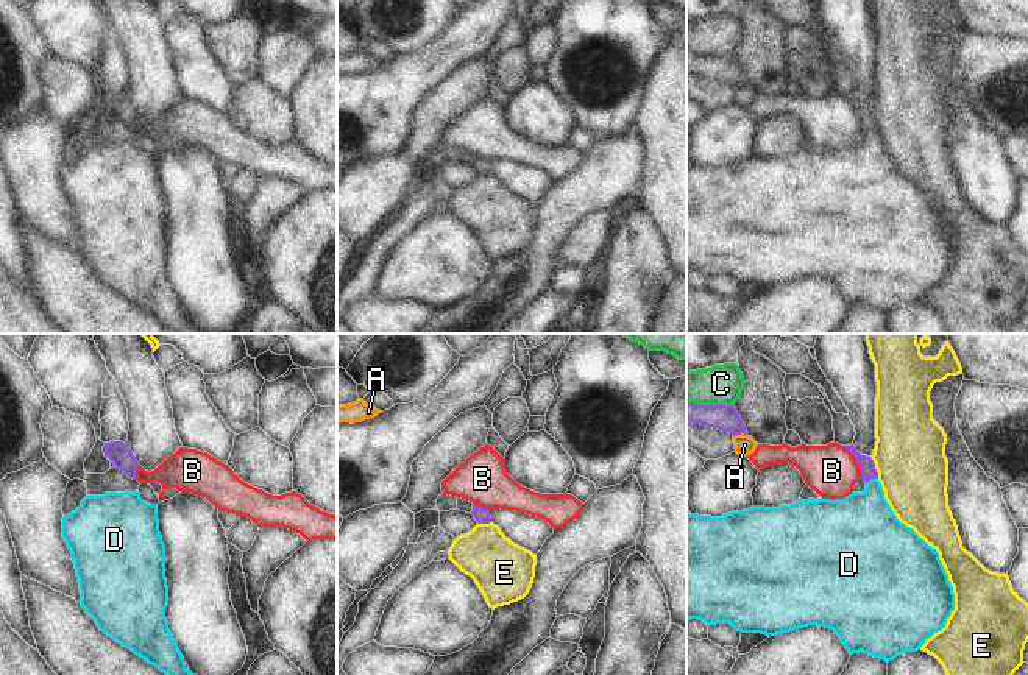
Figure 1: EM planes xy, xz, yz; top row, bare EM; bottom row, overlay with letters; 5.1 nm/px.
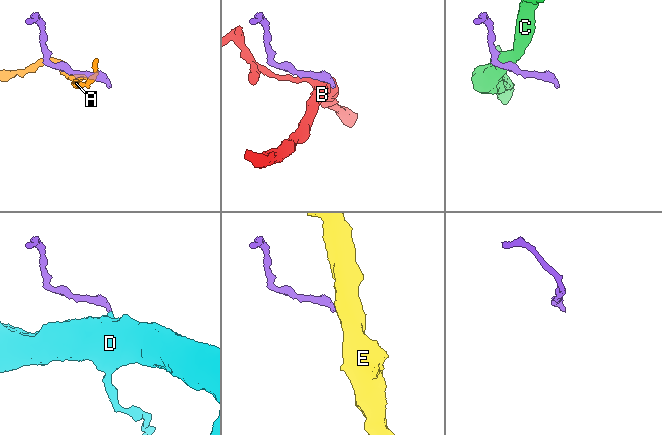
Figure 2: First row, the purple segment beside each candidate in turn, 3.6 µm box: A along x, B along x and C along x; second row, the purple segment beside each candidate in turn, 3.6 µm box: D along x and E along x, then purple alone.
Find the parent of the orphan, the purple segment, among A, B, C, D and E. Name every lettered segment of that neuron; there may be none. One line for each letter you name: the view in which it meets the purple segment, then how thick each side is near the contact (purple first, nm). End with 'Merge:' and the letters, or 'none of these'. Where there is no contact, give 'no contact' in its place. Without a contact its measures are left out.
D: contact in yz; calibres 80 and 340 nm
Merge: D

